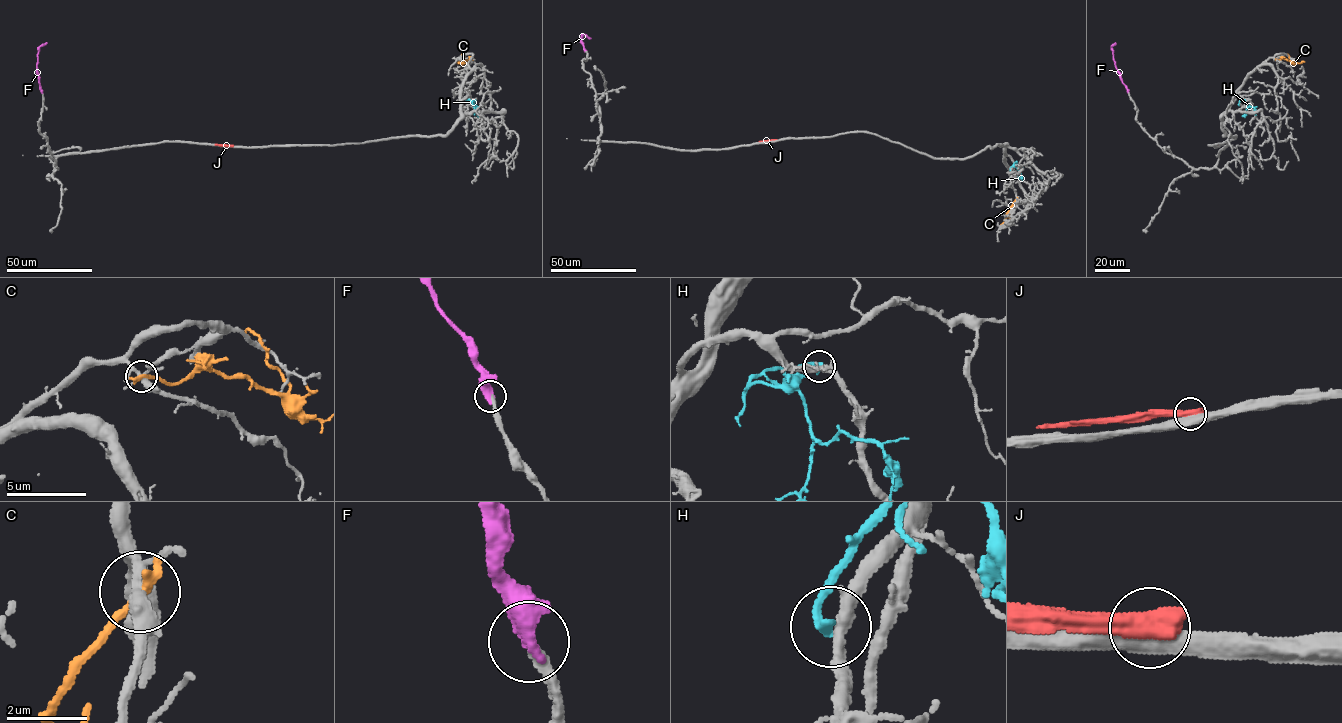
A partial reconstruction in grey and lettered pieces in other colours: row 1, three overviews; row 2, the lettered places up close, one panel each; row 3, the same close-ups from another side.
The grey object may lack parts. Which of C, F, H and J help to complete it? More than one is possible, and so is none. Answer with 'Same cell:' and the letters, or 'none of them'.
Same cell: F

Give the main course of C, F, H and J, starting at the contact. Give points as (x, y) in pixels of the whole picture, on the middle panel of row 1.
C: (1017, 198), (1002, 227)
F: (585, 51), (581, 36), (583, 34), (590, 38)
H: (1010, 170), (1015, 162), (1022, 177), (1018, 179)
J: (776, 140), (759, 141)

